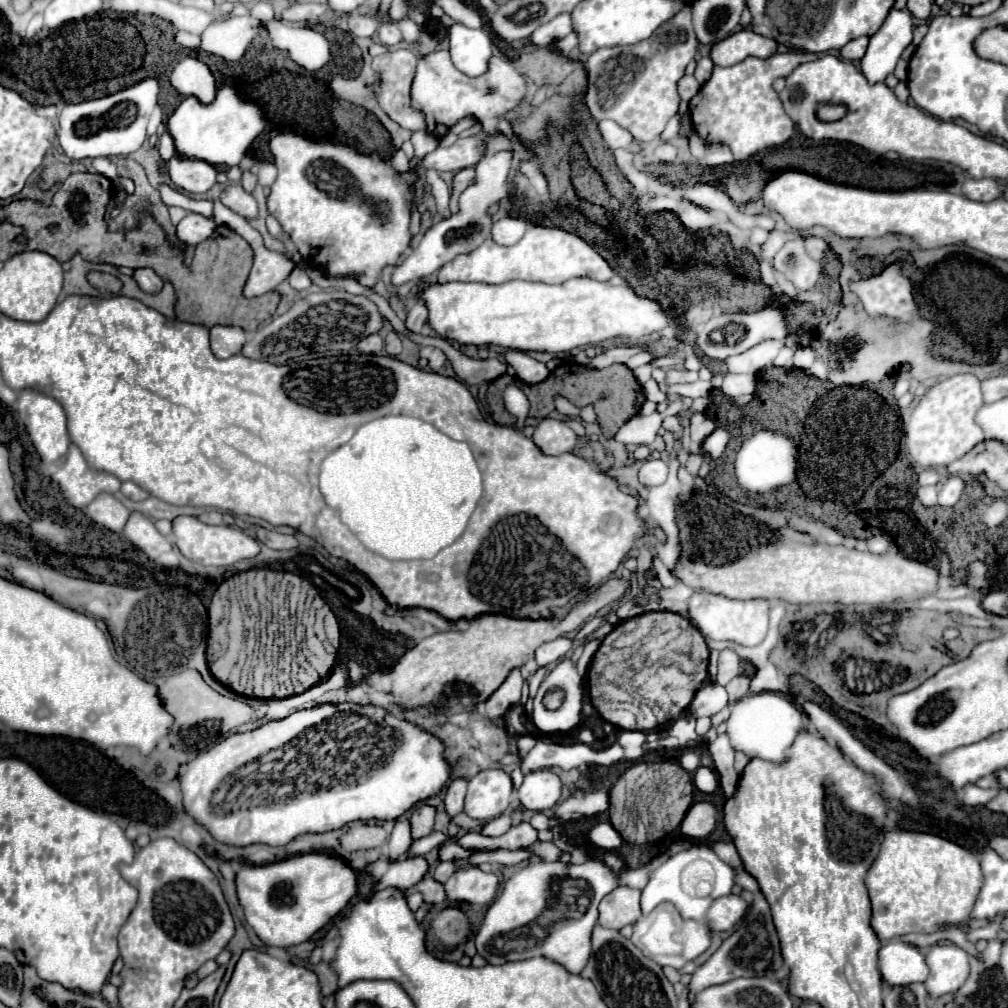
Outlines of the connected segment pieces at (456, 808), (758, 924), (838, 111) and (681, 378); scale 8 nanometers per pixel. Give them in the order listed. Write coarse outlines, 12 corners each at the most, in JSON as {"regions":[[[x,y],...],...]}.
{"regions":[[[452,780],[444,798],[450,818],[464,810],[466,780]],[[754,892],[754,908],[696,972],[688,1002],[708,986],[770,976],[784,964],[768,902]],[[824,104],[818,108],[822,121],[844,117],[847,108],[842,104]],[[668,370],[668,382],[692,382],[696,374],[688,370]]]}

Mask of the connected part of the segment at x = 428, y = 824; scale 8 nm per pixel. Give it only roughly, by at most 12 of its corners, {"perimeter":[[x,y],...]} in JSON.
{"perimeter":[[422,806],[410,816],[412,840],[432,834],[434,808]]}

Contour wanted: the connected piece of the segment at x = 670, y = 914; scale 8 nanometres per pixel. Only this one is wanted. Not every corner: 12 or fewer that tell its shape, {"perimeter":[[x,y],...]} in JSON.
{"perimeter":[[668,902],[634,924],[634,946],[682,968],[706,952],[706,924]]}

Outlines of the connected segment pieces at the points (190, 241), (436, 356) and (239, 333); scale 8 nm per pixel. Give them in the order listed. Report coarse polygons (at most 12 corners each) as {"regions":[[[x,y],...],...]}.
{"regions":[[[188,214],[176,226],[184,246],[196,246],[212,236],[214,220]],[[434,346],[420,348],[420,356],[428,360],[432,370],[446,362],[444,352]],[[236,326],[210,328],[216,358],[240,354],[248,336]]]}

